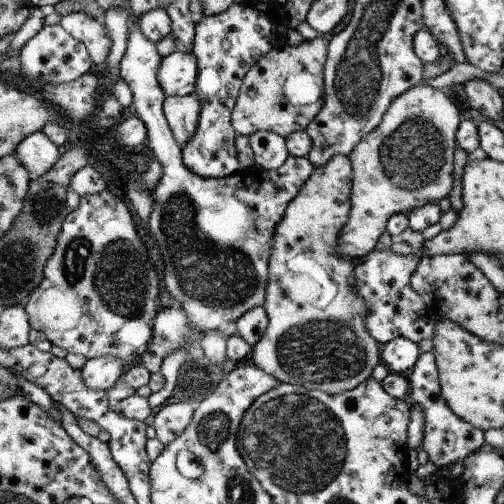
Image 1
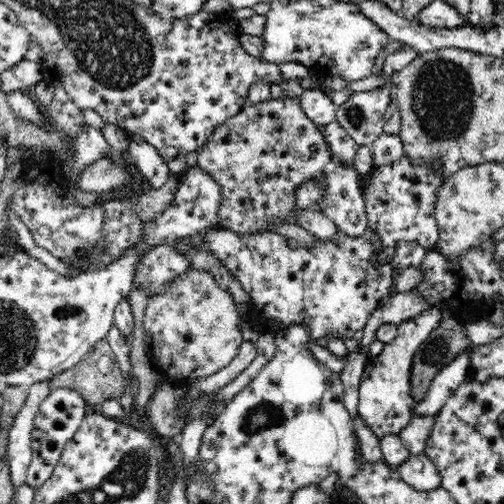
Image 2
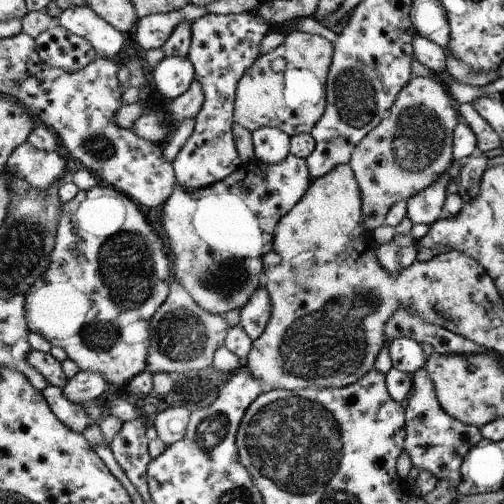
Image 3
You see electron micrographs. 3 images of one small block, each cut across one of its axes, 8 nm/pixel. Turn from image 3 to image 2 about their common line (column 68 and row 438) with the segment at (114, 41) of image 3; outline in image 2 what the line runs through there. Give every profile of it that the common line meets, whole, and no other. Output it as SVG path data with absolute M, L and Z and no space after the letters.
M42 380L32 384L30 388L26 388L28 398L24 402L24 408L18 412L14 426L10 428L8 434L8 462L10 462L10 476L14 482L14 490L18 492L18 488L22 484L26 484L26 474L28 474L28 466L32 462L32 426L34 426L34 418L38 416L38 408L40 404L46 400L46 396L50 396L50 380Z

